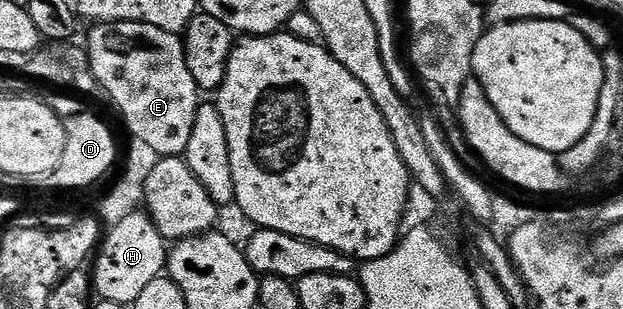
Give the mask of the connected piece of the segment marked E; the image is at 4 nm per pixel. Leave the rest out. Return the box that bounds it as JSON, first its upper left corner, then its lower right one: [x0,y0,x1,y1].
[85,20,201,158]

